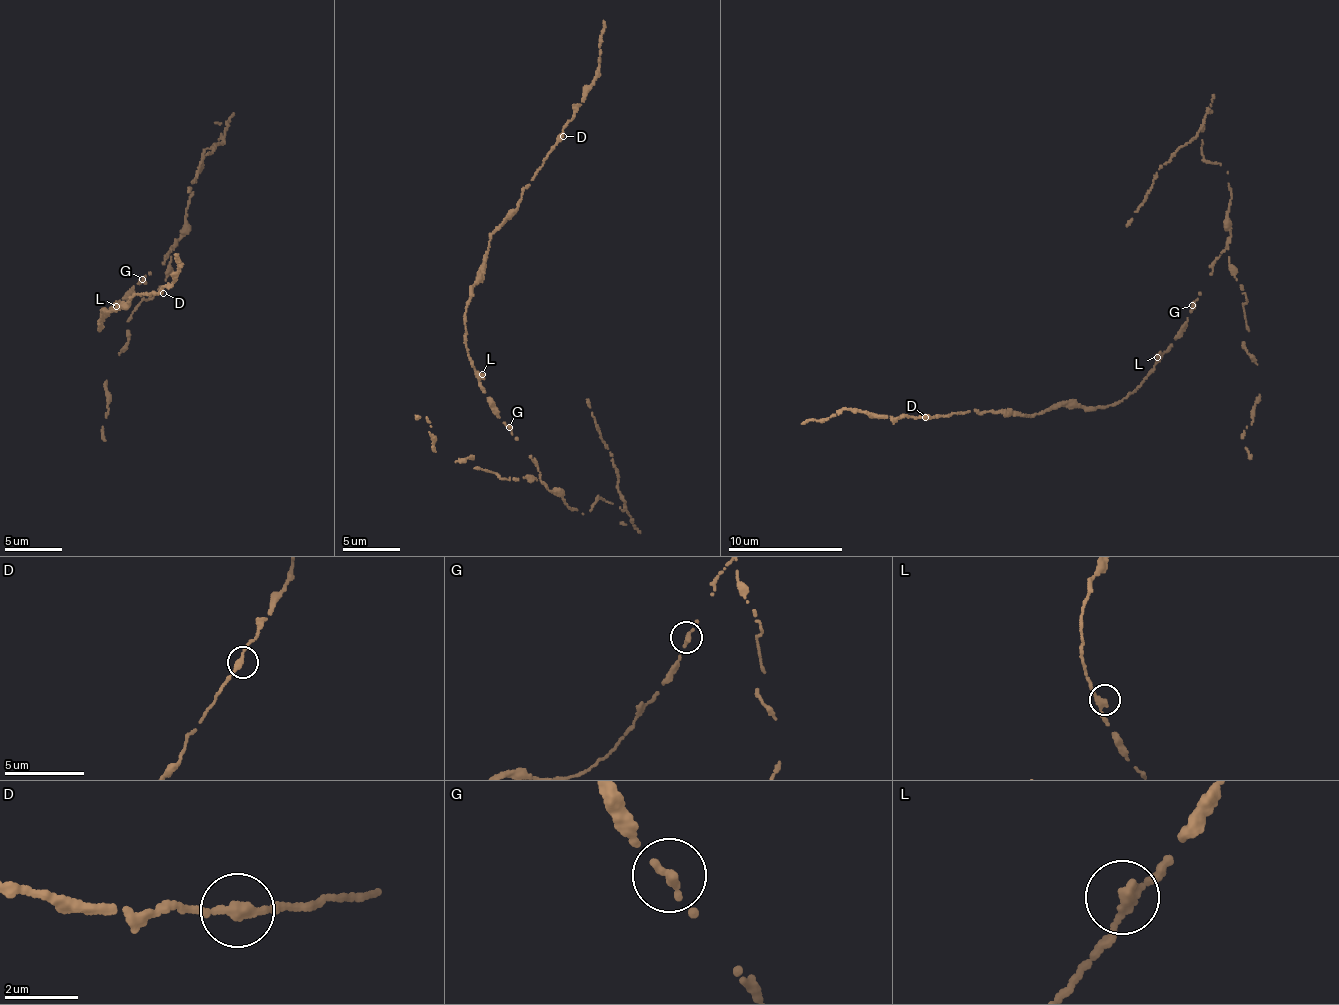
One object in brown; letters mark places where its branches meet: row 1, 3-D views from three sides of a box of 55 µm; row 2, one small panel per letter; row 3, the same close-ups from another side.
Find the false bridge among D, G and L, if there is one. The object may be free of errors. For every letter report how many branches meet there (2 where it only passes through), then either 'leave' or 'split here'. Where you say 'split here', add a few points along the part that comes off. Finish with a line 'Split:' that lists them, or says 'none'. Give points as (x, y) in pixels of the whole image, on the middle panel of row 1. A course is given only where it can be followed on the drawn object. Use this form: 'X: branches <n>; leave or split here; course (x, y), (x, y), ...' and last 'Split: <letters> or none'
D: branches 2; leave
G: branches 2; split here; course (508, 426), (570, 510), (583, 513), (602, 497), (623, 507), (611, 452), (587, 400)
L: branches 2; leave
Split: G

